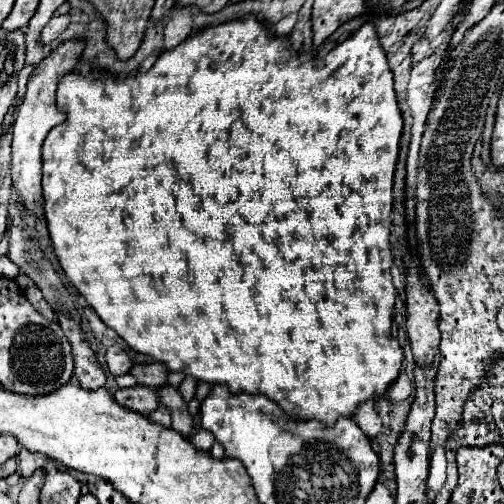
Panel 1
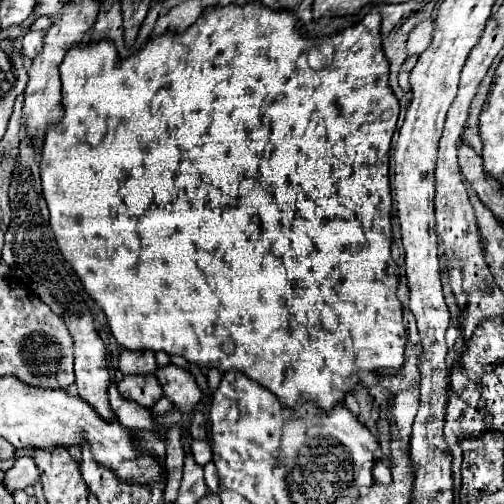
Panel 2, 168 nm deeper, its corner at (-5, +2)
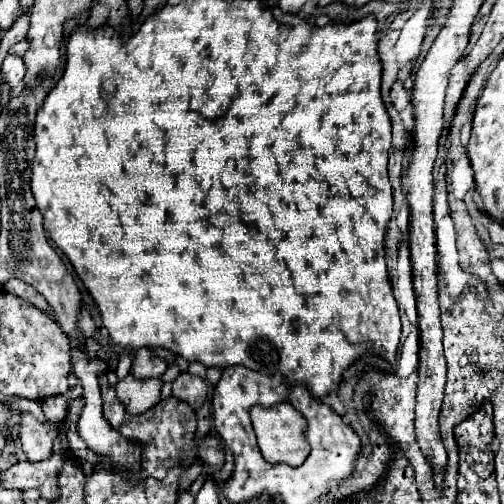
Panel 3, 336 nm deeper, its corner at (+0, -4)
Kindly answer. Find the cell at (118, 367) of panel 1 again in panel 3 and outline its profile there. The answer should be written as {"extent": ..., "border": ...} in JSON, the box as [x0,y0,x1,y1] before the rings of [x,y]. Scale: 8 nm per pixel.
{"extent":[130,348,166,378],"border":[[[140,348],[132,360],[130,374],[134,378],[160,378],[166,370],[166,362],[160,360],[150,348]]]}

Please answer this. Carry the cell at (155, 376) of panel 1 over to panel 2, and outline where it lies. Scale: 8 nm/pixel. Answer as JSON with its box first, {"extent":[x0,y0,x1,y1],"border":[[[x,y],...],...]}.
{"extent":[155,364,203,414],"border":[[[169,364],[165,368],[157,368],[155,376],[163,386],[165,398],[169,398],[169,402],[179,406],[183,414],[189,414],[203,396],[195,378],[179,366]]]}

